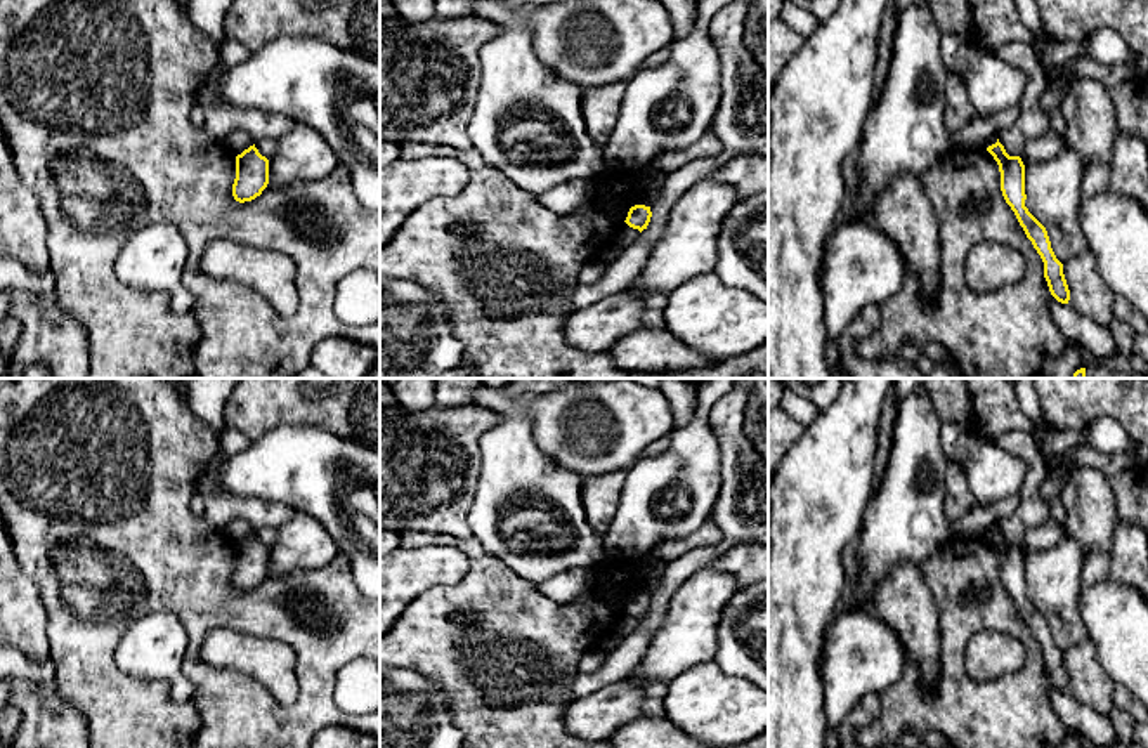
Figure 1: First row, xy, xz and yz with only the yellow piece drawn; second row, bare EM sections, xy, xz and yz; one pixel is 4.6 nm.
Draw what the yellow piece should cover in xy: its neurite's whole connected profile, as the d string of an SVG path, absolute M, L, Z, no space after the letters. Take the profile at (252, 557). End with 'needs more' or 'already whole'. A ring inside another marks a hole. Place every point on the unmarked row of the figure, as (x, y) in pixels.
M250 535L236 545L236 568L232 573L232 585L236 590L251 590L262 583L269 573L269 548Z; already whole

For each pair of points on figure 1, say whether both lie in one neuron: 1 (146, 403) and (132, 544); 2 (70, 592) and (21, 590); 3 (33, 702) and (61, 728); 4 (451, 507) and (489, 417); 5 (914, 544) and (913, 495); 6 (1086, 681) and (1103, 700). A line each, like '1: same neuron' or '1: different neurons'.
1: same neuron
2: different neurons
3: same neuron
4: same neuron
5: same neuron
6: same neuron

